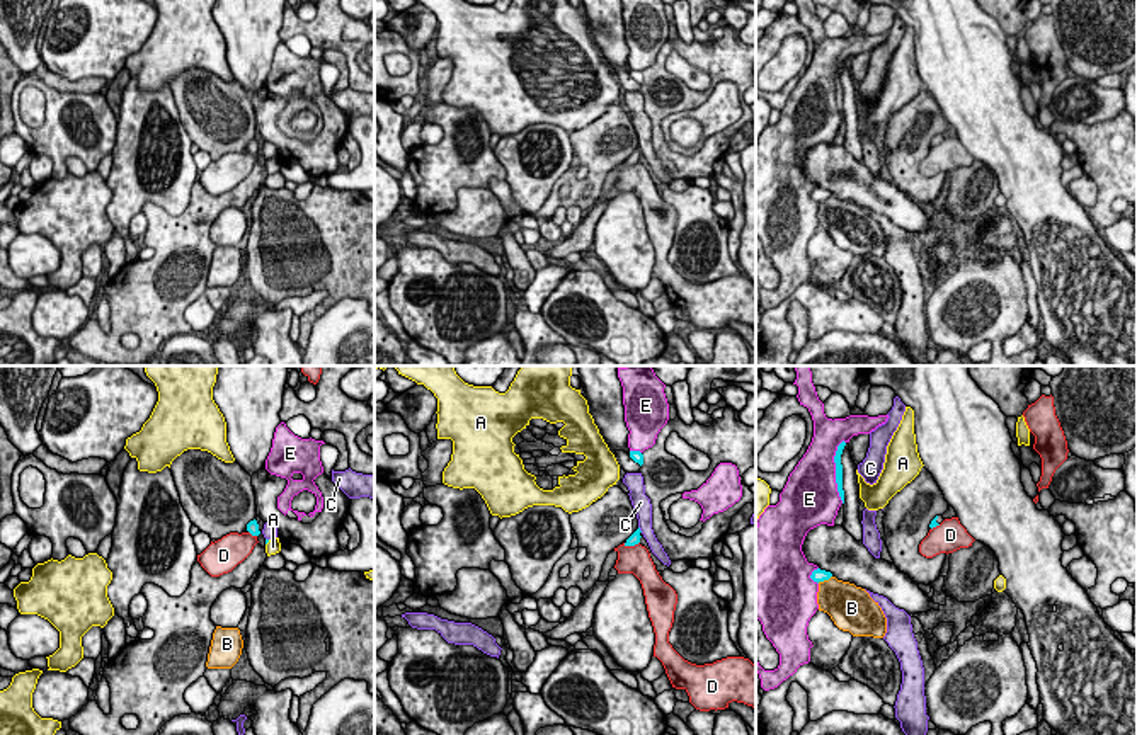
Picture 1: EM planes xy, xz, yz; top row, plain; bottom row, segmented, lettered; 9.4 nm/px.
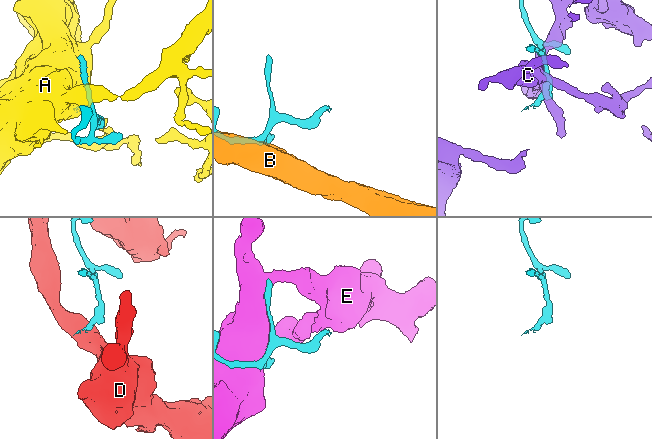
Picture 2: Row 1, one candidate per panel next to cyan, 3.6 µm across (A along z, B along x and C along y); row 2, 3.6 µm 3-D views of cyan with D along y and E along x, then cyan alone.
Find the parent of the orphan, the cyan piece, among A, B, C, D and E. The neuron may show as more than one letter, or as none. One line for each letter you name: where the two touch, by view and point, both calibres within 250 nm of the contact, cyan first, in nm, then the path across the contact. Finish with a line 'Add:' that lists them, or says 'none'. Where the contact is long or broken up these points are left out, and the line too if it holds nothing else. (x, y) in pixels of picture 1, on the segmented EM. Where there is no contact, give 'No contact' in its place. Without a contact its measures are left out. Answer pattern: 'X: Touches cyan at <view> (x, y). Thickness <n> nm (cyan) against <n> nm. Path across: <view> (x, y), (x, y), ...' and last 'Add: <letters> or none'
Add: none

